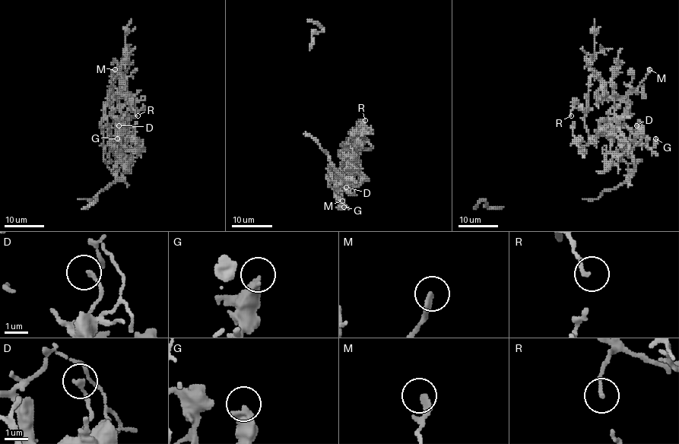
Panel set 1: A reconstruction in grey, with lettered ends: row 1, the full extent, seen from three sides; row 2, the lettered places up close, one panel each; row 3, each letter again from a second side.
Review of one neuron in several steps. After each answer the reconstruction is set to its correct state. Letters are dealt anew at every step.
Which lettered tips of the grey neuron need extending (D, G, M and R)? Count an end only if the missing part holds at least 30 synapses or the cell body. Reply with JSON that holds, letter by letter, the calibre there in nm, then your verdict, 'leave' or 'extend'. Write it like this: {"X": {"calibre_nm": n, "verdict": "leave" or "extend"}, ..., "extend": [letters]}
{"D": {"calibre_nm": 180, "verdict": "leave"}, "G": {"calibre_nm": 400, "verdict": "leave"}, "M": {"calibre_nm": 200, "verdict": "leave"}, "R": {"calibre_nm": 150, "verdict": "leave"}, "extend": []}

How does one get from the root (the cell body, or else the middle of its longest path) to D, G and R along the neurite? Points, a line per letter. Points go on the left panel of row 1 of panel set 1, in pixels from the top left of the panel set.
D: (131, 166), (134, 150), (124, 139), (117, 142), (121, 132), (118, 125)
G: (131, 166), (134, 150), (127, 146), (115, 149), (115, 142), (102, 130), (108, 129), (112, 148), (117, 138)
R: (131, 166), (141, 153), (141, 143), (128, 131), (125, 137), (122, 136), (122, 120), (129, 107), (138, 115)

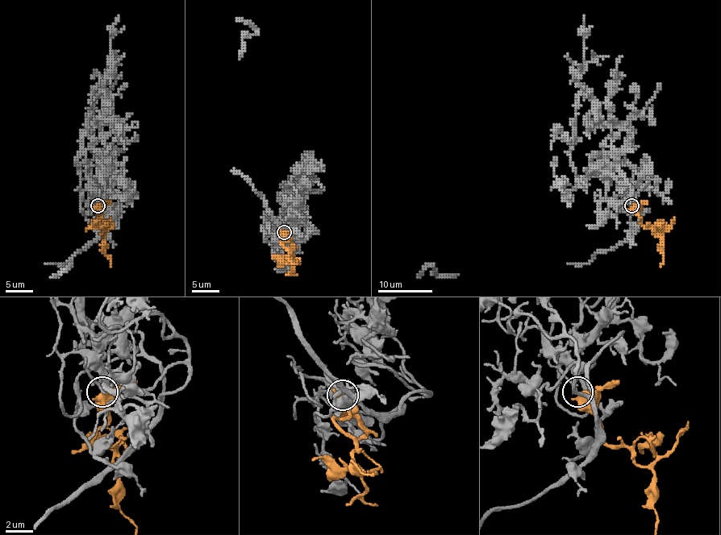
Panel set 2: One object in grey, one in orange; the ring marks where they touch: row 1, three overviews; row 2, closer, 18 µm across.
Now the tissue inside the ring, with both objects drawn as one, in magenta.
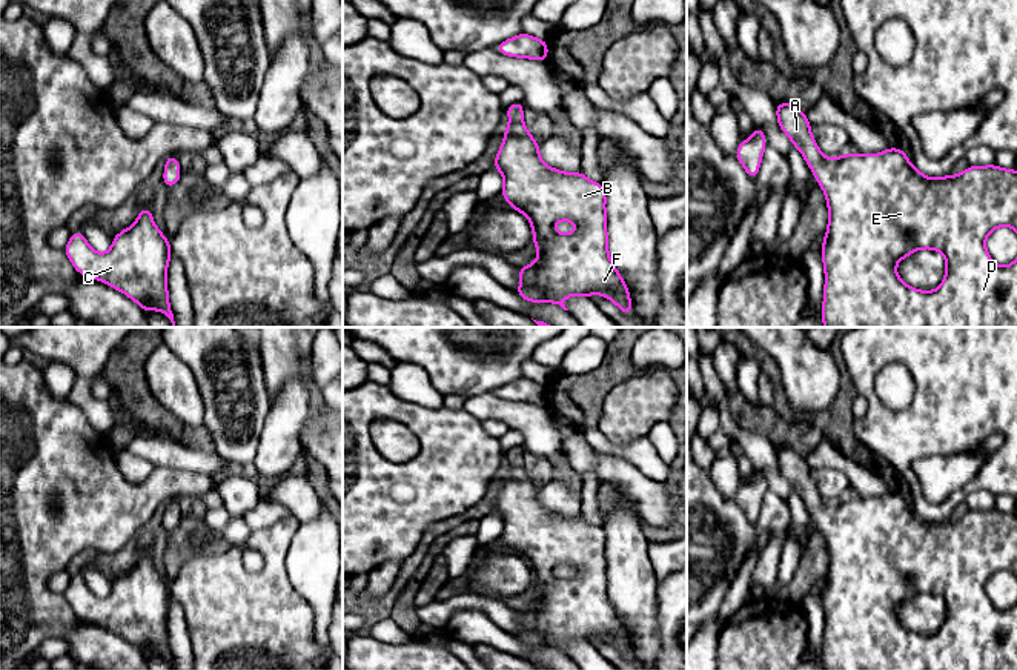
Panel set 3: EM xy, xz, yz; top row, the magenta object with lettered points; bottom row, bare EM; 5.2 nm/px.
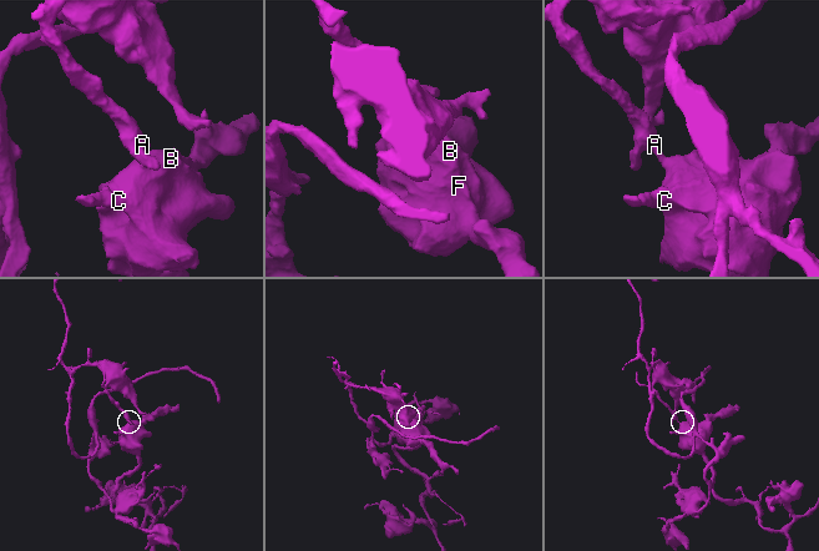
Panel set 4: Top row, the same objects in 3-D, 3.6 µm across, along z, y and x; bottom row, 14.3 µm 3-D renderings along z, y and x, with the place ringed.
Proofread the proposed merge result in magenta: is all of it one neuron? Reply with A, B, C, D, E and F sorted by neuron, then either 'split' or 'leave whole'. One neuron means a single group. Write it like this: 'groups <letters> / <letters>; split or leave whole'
groups A B C D E F; leave whole

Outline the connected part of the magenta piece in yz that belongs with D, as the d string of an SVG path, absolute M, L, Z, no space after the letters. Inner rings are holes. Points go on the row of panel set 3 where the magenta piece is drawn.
M776 103L777 124L800 151L828 203L828 231L822 243L825 287L823 327L1017 327L1017 260L997 266L986 247L986 237L1000 226L1017 232L1017 171L997 164L968 166L959 175L928 178L906 160L900 148L888 148L874 155L846 154L825 158L810 131L810 120L791 103ZM919 249L934 249L945 255L942 284L925 292L905 284L896 263Z

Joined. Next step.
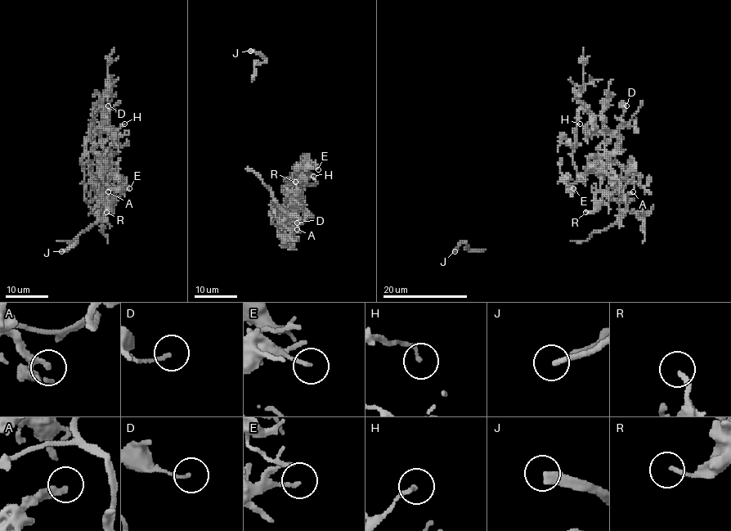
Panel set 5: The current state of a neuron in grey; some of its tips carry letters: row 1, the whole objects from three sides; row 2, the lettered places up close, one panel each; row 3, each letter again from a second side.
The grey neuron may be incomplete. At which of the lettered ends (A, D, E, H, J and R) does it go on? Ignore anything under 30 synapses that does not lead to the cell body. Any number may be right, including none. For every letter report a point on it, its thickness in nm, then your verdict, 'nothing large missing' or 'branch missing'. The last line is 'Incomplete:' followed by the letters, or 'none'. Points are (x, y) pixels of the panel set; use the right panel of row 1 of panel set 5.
A: place (633, 191); calibre 220 nm; nothing large missing
D: place (626, 105); calibre 120 nm; nothing large missing
E: place (573, 188); calibre 140 nm; nothing large missing
H: place (580, 123); calibre 150 nm; nothing large missing
J: place (455, 251); calibre 280 nm; branch missing
R: place (585, 212); calibre 180 nm; nothing large missing
Incomplete: J

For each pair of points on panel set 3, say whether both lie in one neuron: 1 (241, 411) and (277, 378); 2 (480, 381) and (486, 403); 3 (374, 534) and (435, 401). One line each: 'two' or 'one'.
1: two
2: two
3: two

